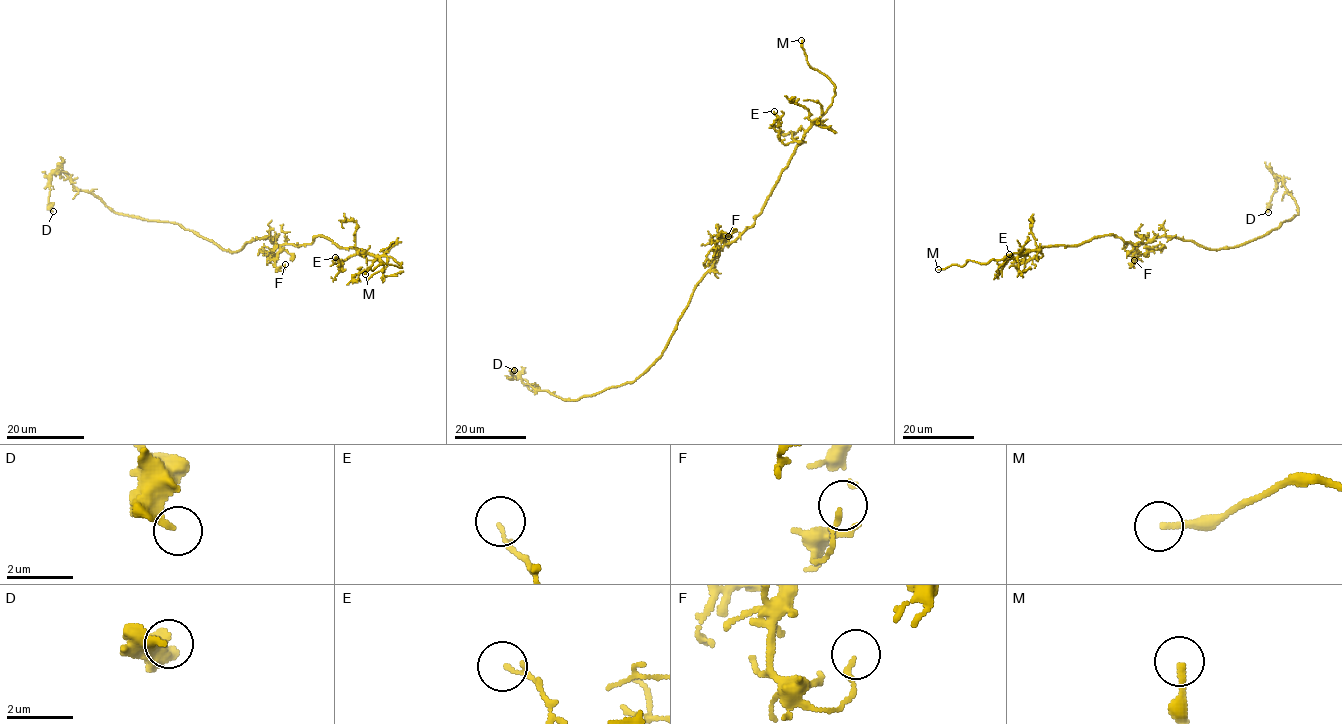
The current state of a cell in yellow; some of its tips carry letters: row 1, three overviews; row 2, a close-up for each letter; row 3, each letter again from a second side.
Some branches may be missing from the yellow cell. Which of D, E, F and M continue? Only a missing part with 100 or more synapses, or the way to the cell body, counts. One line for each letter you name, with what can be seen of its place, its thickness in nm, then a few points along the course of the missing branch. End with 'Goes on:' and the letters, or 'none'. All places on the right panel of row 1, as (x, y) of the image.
M: at (938, 269); 180 nm thick
Goes on: M

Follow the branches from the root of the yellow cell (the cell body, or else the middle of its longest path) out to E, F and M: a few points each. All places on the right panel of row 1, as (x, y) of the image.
E: (1178, 238), (1160, 236), (1130, 243), (1105, 234), (1077, 245), (1044, 246), (1041, 257), (1016, 265), (1009, 254)
F: (1178, 238), (1160, 236), (1142, 243), (1134, 260)
M: (1178, 238), (1130, 243), (1105, 234), (1077, 245), (1043, 246), (986, 263), (969, 260), (938, 269)

